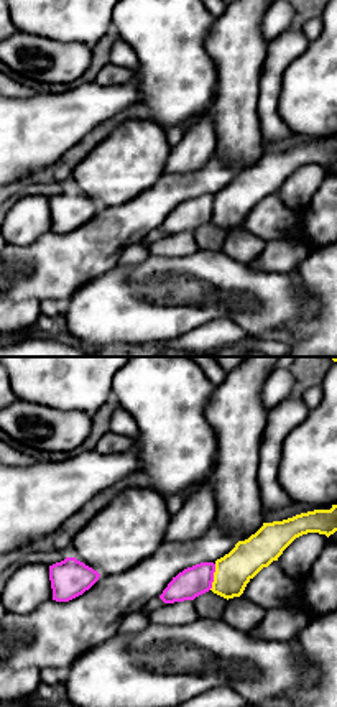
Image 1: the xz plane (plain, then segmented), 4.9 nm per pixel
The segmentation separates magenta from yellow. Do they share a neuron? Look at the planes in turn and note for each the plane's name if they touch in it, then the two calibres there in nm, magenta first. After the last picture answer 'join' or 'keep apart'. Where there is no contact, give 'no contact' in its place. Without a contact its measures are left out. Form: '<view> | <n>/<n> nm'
xz | 150/180 nm

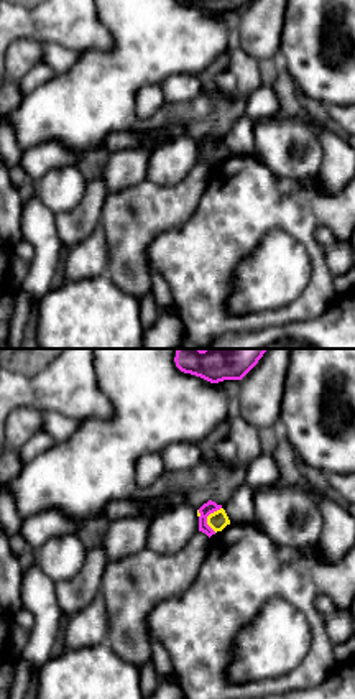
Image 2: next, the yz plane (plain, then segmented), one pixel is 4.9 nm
yz | 60/90 nm

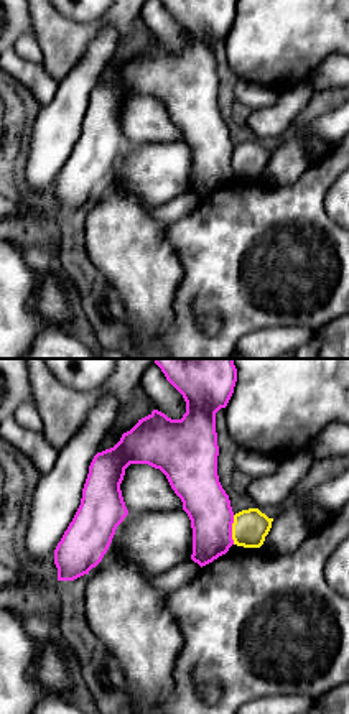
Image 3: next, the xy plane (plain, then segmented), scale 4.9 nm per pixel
xy | 220/170 nm

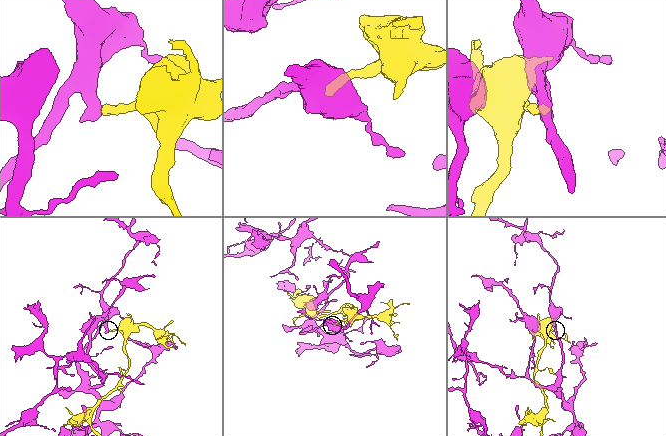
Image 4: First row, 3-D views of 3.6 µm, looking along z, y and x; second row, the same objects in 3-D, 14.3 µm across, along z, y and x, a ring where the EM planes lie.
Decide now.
keep apart

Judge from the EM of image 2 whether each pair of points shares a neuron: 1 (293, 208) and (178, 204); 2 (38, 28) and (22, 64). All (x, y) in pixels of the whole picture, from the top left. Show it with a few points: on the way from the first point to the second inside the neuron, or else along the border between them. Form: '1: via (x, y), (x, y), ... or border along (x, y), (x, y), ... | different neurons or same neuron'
1: border along (209, 170), (198, 208), (178, 227), (168, 231) | different neurons
2: border along (17, 38), (30, 38), (40, 45) | different neurons

